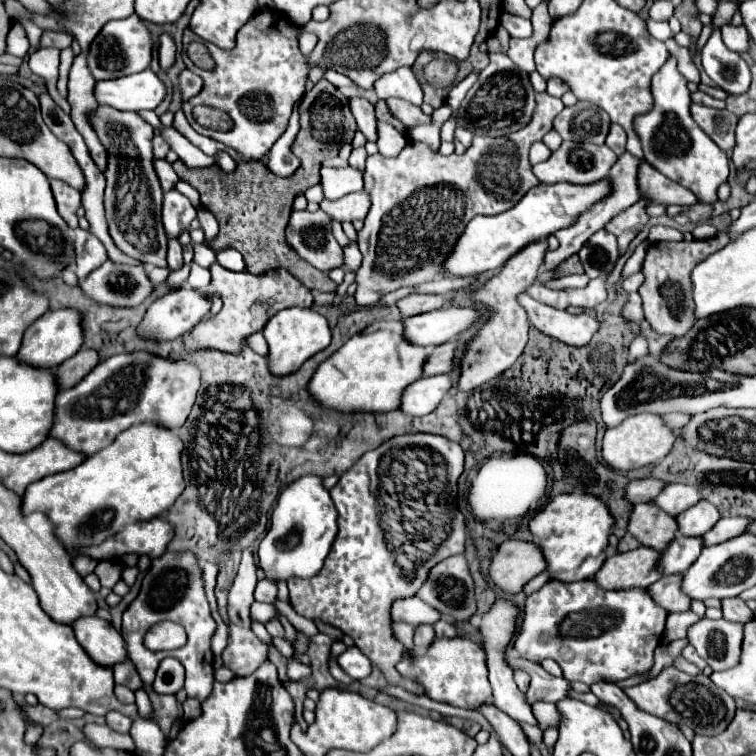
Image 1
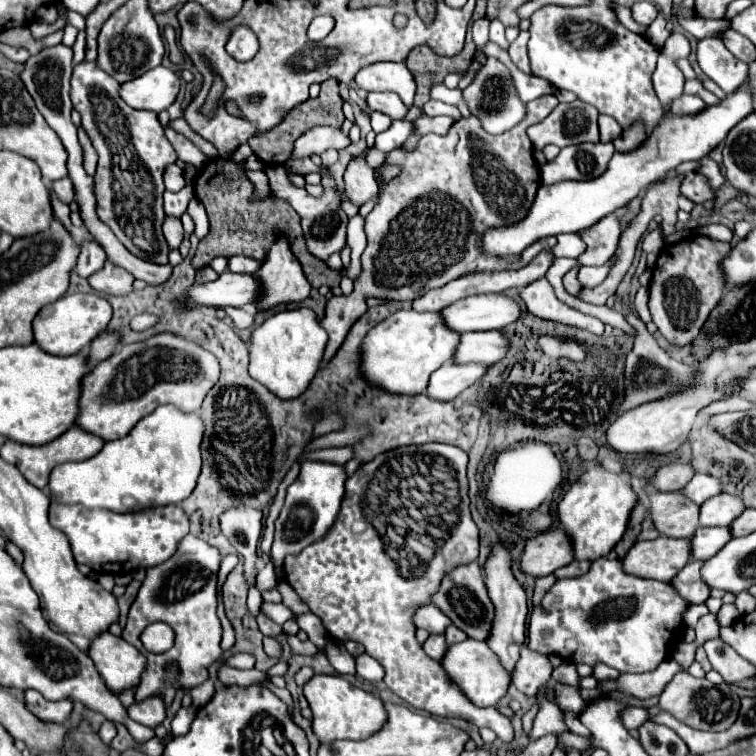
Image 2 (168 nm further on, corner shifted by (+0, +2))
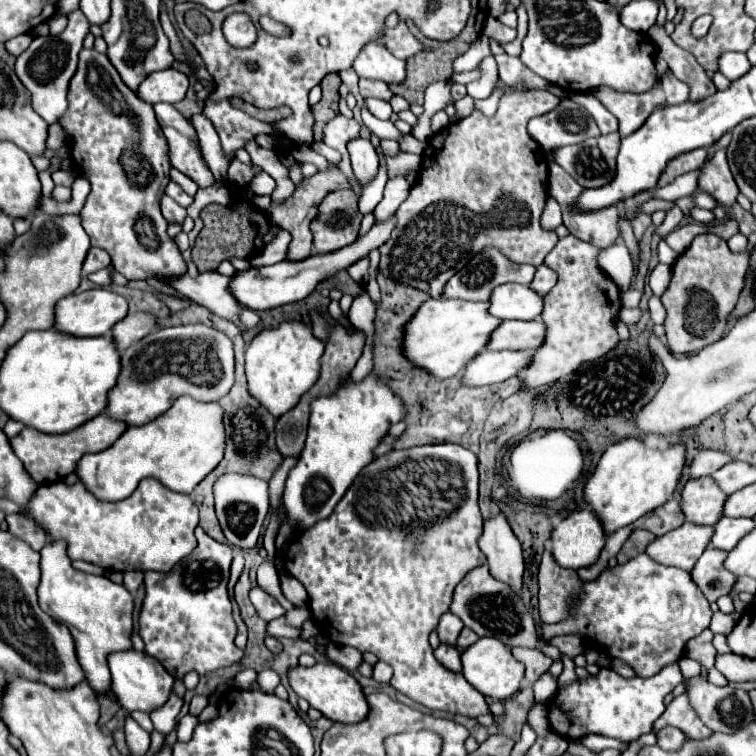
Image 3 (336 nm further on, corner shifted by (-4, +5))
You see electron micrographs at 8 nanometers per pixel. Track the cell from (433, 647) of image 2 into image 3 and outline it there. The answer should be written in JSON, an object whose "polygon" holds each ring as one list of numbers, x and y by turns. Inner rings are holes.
{"polygon":[[441,644,437,650,435,650,435,658,451,672,461,672,461,660,459,660,459,652,453,648,453,646,447,646,447,644]]}

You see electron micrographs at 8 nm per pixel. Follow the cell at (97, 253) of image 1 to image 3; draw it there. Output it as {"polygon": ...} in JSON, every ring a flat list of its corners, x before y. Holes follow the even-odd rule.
{"polygon":[[91,248,87,258,85,258,85,264,83,264,83,270,85,274,91,274,91,272,97,272,101,268,107,268,111,264,111,258,105,250,101,248]]}

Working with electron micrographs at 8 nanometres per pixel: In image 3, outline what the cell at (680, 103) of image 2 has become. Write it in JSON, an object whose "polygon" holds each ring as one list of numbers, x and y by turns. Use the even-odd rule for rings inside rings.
{"polygon":[[667,70,661,80,663,80,663,90,665,90,665,96,667,96,667,104,681,104,681,102,687,100,687,94,689,94,687,88,689,86,685,82,677,80,671,70]]}

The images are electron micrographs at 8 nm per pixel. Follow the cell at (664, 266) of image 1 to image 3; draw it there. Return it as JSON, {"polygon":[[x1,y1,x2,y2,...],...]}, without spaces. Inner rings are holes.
{"polygon":[[701,234,677,258,673,266,673,280,661,296,667,308,667,346,673,354,699,352,705,346,721,340,731,322,731,312,745,286,745,272,749,268,749,254,733,254,725,240,715,234]]}

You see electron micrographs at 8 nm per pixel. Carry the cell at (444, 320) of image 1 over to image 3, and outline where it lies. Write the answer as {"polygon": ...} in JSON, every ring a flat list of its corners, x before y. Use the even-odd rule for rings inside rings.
{"polygon":[[503,284,493,290,493,316,503,320,537,320,543,312,543,296,523,284]]}

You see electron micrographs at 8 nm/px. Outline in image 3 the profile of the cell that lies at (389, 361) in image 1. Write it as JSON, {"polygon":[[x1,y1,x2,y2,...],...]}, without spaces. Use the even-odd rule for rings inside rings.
{"polygon":[[429,298,407,324,405,356,419,368,433,372,437,378,457,376,489,342,493,330,503,320,489,314,487,302,467,302,459,298]]}

